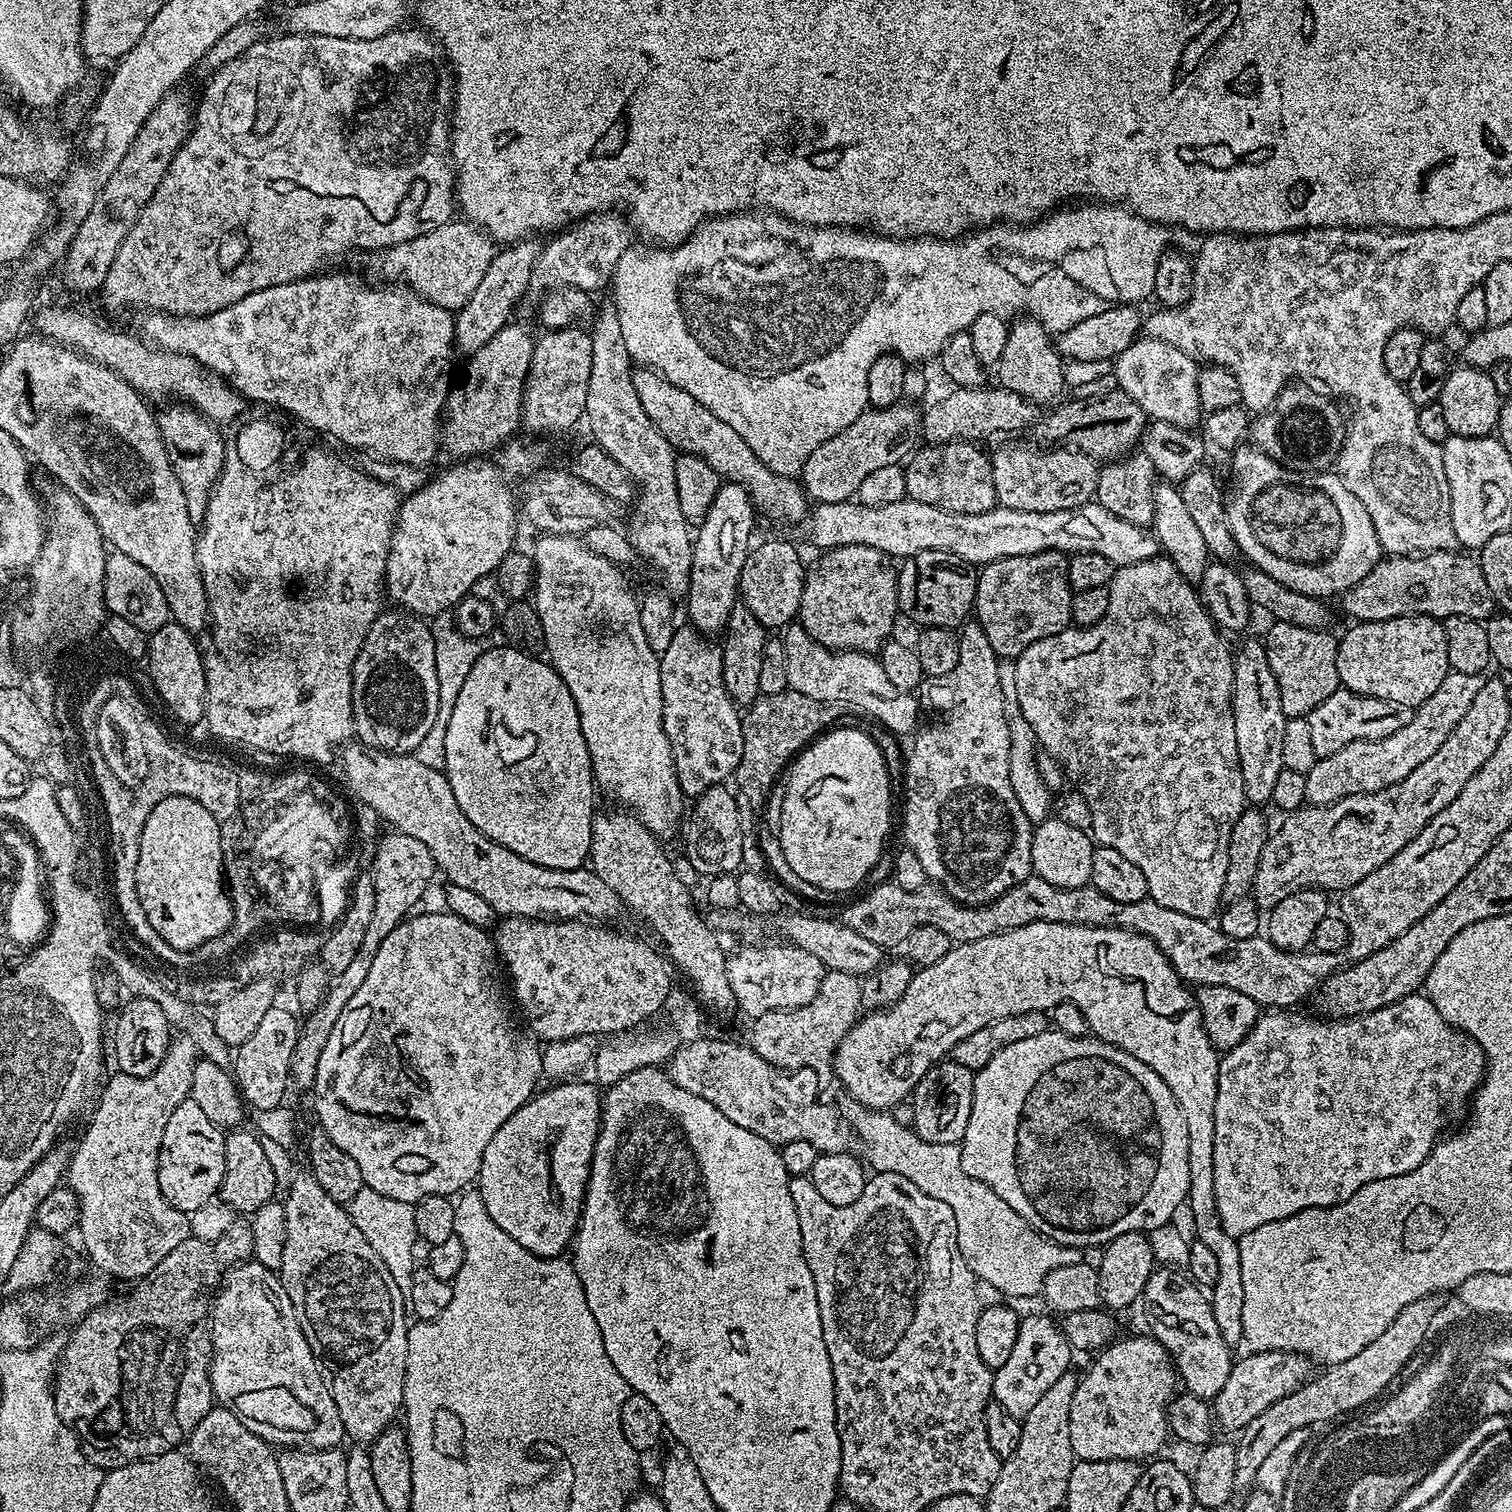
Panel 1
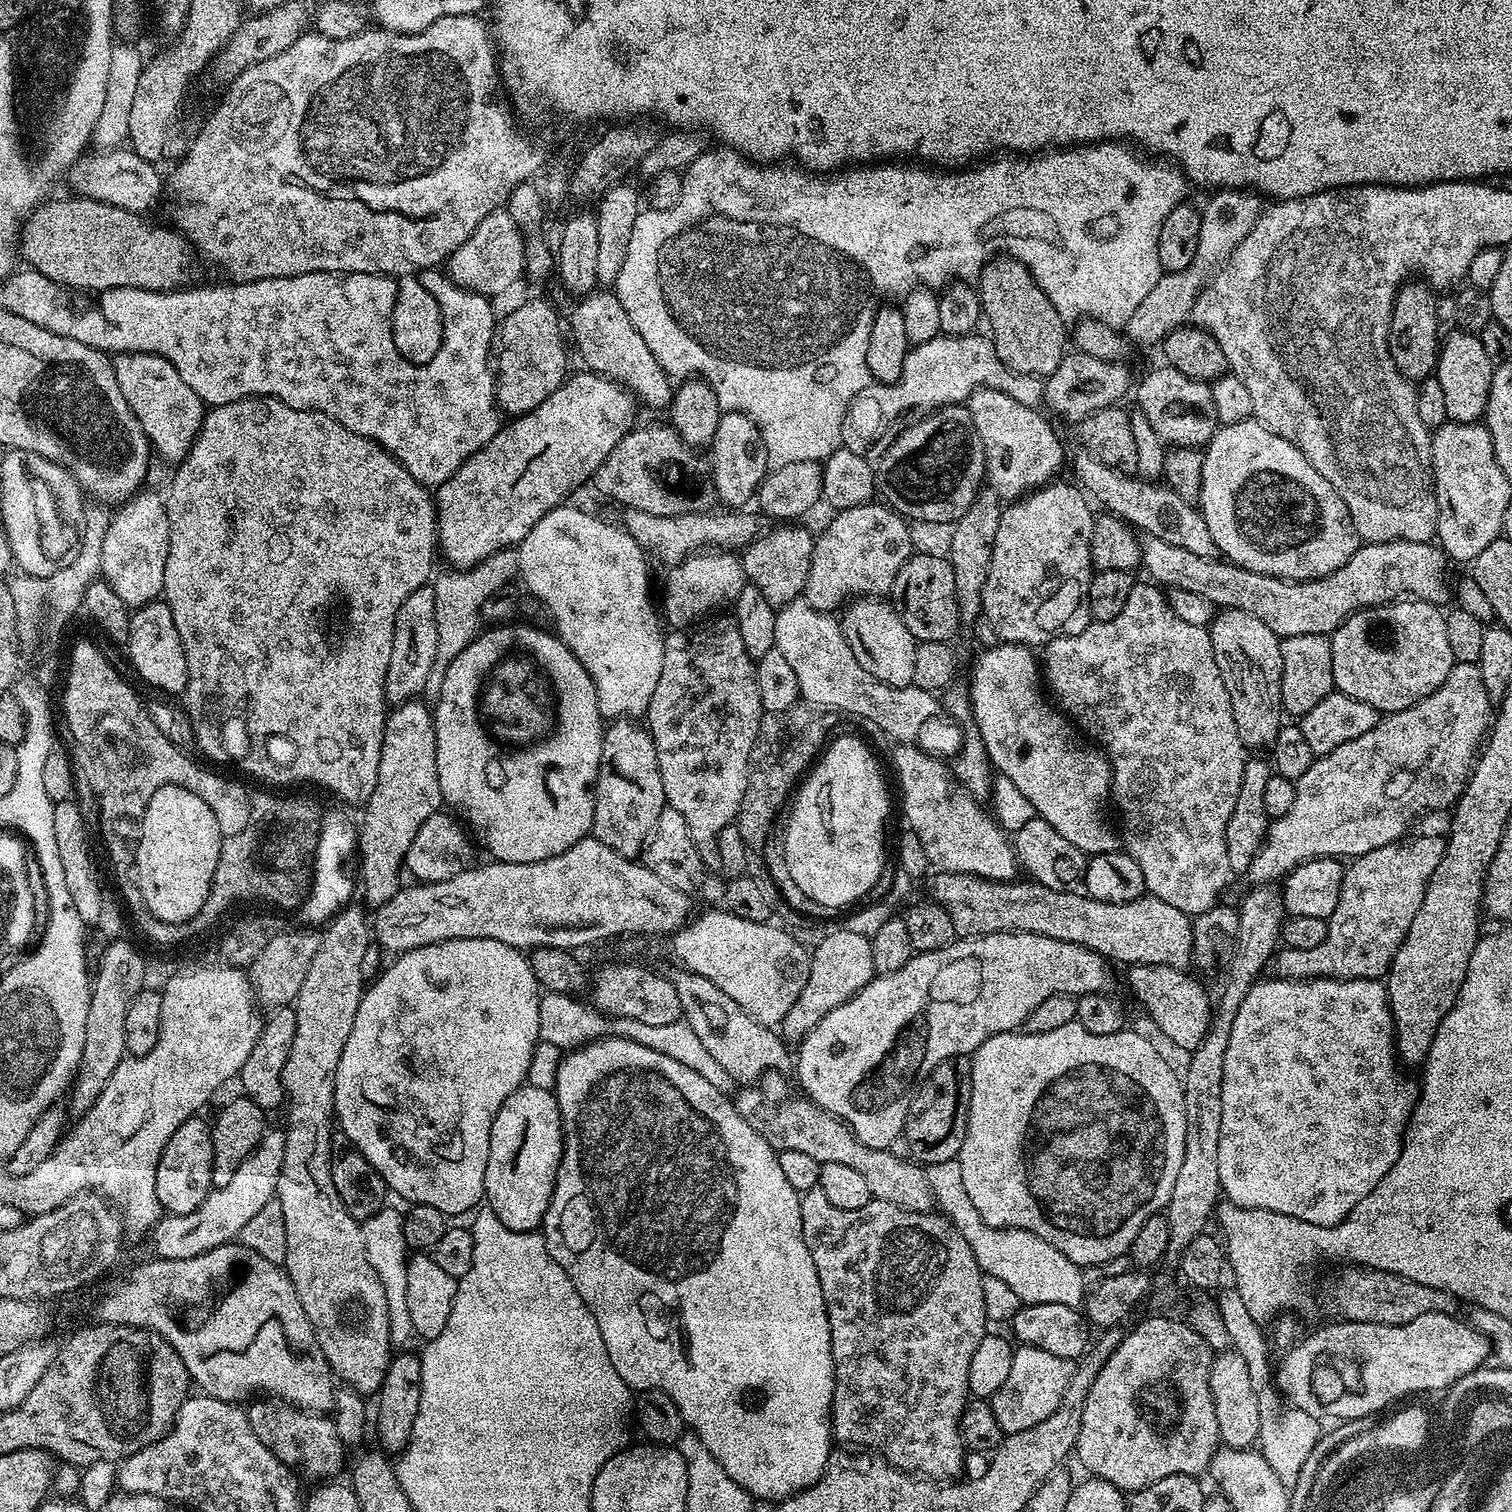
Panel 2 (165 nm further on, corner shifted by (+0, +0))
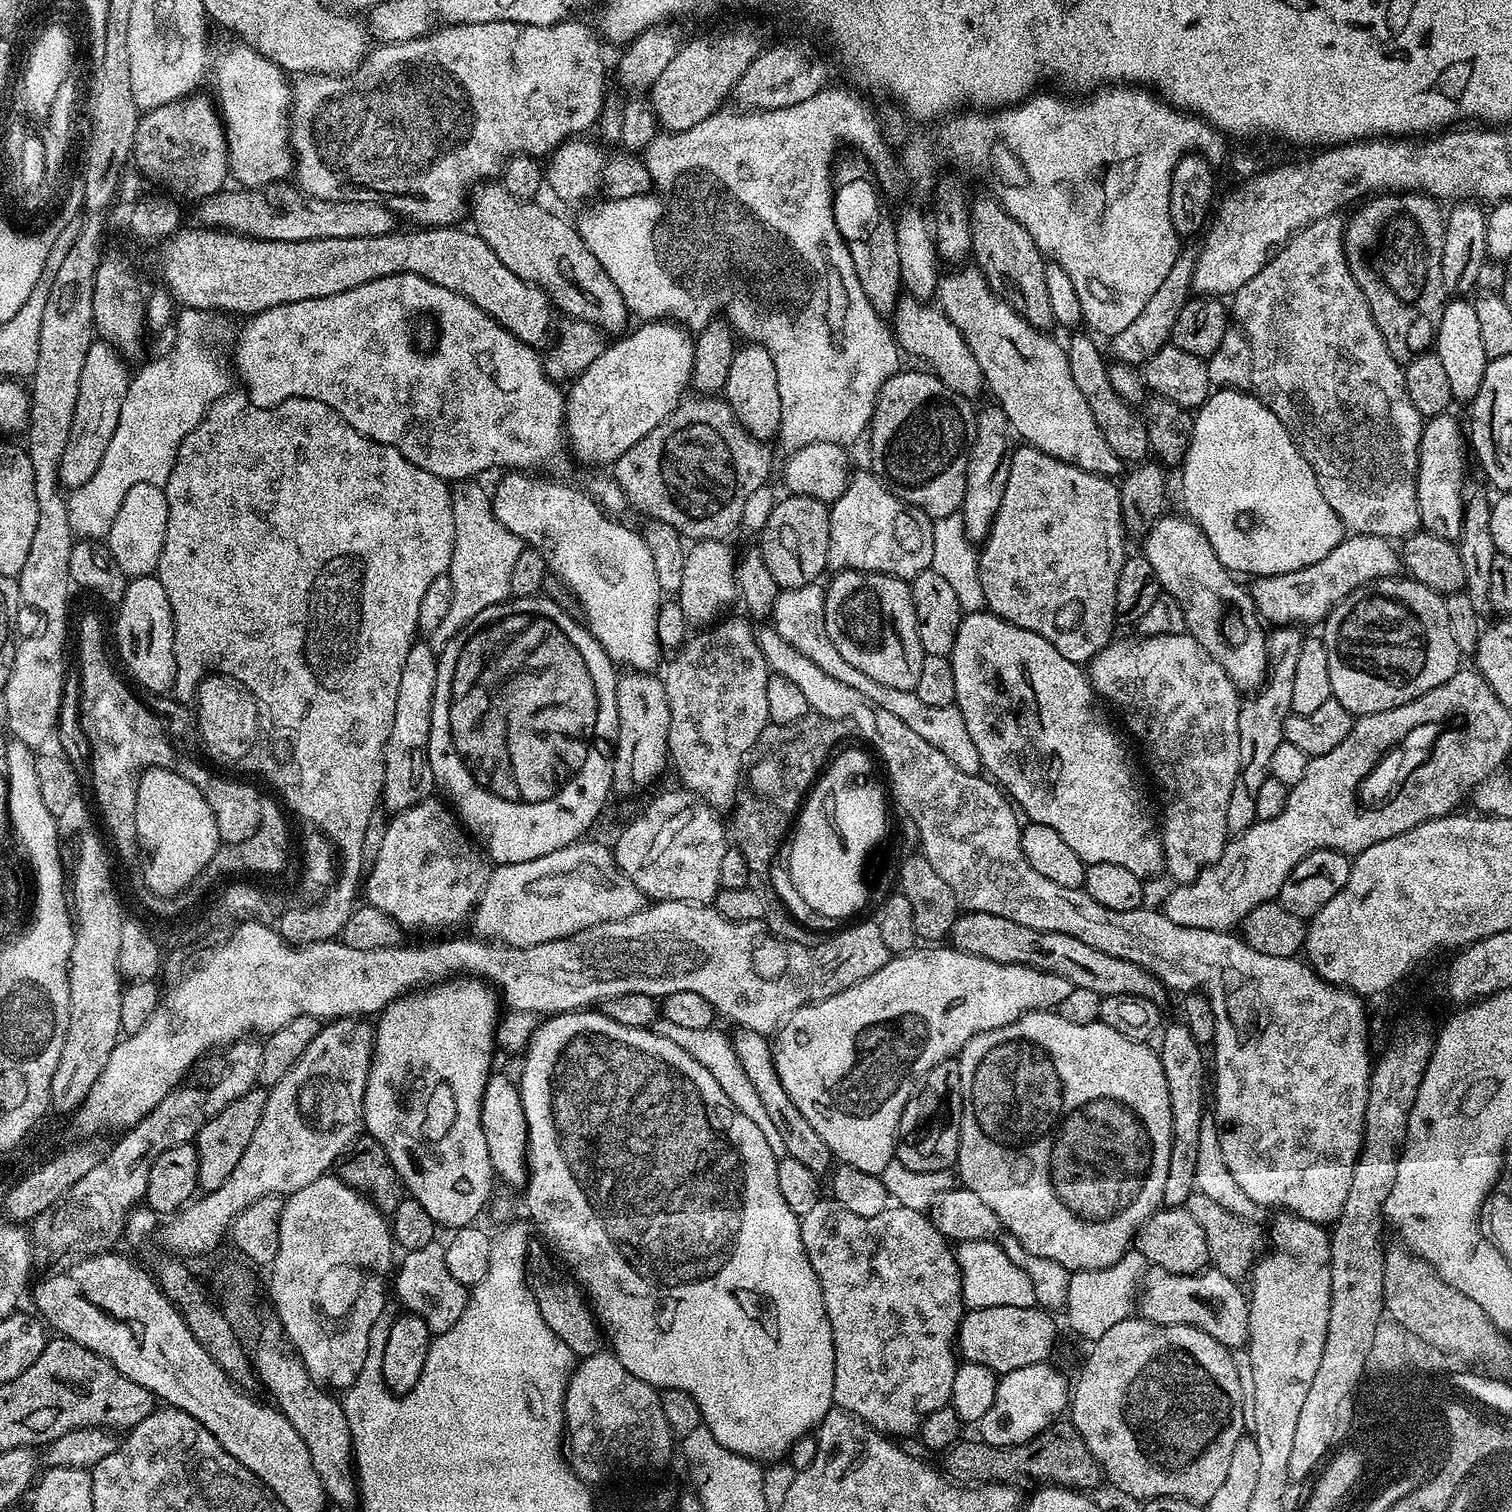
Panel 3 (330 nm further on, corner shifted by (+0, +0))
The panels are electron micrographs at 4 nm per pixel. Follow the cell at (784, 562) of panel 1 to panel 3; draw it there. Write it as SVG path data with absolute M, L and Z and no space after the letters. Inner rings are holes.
M791 494L785 497L785 500L780 498L775 501L771 514L766 518L764 528L758 533L758 539L760 539L758 551L762 562L766 562L766 570L770 570L774 582L782 590L815 584L821 579L820 575L828 568L828 539L830 538L830 518L828 517L830 508L825 501Z

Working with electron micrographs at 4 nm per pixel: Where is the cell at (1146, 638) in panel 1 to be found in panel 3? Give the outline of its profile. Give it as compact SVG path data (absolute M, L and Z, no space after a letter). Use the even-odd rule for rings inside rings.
M1185 633L1162 634L1161 636L1146 636L1136 640L1113 639L1111 644L1103 648L1087 665L1086 671L1093 688L1096 689L1101 701L1109 700L1114 707L1120 708L1128 728L1140 739L1144 752L1148 755L1148 764L1164 791L1164 825L1159 825L1160 841L1164 844L1164 866L1167 875L1173 876L1173 881L1187 882L1198 878L1203 868L1209 868L1224 852L1230 843L1230 833L1226 826L1226 805L1230 803L1230 790L1234 790L1234 778L1238 778L1240 769L1240 743L1238 742L1238 714L1240 713L1241 697L1238 695L1236 683L1228 677L1226 670L1215 660L1211 654L1194 639Z

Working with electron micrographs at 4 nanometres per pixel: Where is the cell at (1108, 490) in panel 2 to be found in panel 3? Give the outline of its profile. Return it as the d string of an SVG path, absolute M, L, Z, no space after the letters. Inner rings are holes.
M960 266L952 271L956 272L945 271L936 283L938 307L947 314L950 322L954 322L954 326L958 326L962 338L966 338L970 354L974 354L978 366L982 366L987 391L989 393L992 391L996 395L993 396L995 403L999 404L1006 414L1009 429L1015 435L1017 432L1024 439L1021 441L1025 445L1038 448L1062 462L1077 464L1082 470L1099 476L1119 477L1122 461L1110 450L1110 442L1106 442L1102 430L1098 430L1098 422L1094 422L1094 414L1090 414L1090 406L1070 374L1070 362L1065 345L1048 336L1052 334L1047 331L1026 322L1026 318L1018 315L1006 301L995 296L979 268Z

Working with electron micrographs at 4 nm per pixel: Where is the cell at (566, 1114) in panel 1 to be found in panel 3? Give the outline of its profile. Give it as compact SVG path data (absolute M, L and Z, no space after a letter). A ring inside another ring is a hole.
M501 1074L489 1076L482 1094L480 1125L486 1136L486 1150L490 1150L493 1173L504 1184L523 1189L528 1183L528 1127L520 1102L520 1089Z

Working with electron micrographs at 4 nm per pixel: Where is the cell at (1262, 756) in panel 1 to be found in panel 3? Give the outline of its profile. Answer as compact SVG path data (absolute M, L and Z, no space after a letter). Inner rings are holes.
M1165 514L1152 523L1142 540L1142 555L1154 566L1161 589L1182 606L1187 635L1194 637L1215 658L1241 693L1251 693L1264 683L1268 674L1265 625L1254 606L1251 591L1245 585L1243 588L1236 581L1239 579L1218 562L1218 554L1214 554L1214 546L1210 546L1202 529L1191 518L1180 516Z

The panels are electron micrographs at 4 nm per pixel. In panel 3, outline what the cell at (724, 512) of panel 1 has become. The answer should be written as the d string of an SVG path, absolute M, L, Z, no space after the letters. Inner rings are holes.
M751 342L737 347L734 362L730 362L730 375L722 393L732 407L732 412L744 429L757 440L767 441L780 430L780 399L778 398L778 374L774 370L774 358L760 344Z

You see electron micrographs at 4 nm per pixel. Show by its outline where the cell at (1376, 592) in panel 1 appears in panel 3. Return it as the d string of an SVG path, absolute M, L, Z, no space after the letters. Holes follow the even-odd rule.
M1348 534L1326 558L1314 562L1314 566L1306 566L1302 570L1294 570L1277 576L1257 576L1251 581L1250 591L1257 613L1272 626L1305 626L1316 624L1328 619L1328 615L1342 603L1354 590L1364 584L1373 584L1376 580L1386 580L1395 577L1401 571L1400 553L1394 547L1393 541L1386 536L1371 536L1370 534Z

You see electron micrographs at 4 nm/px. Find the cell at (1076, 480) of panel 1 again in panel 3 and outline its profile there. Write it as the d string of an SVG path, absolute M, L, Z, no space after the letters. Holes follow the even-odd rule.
M905 295L896 304L896 311L890 317L890 328L894 333L894 339L905 353L917 356L920 360L928 360L927 367L933 376L938 377L946 386L953 388L966 399L975 401L976 395L985 391L986 385L982 366L970 354L970 346L966 338L950 322L950 318L939 307L928 302L915 300L913 296ZM932 307L932 308L931 308Z

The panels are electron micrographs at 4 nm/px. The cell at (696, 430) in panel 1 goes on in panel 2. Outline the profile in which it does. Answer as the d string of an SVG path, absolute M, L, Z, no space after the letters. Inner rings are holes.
M595 290L579 297L575 303L572 308L570 340L575 355L577 352L584 363L581 365L589 372L596 372L607 380L623 384L643 407L645 404L648 408L667 409L672 403L673 381L664 368L658 366L658 358L650 354L650 346L646 346L642 334L634 330L634 322L630 322L630 314L626 314L615 291Z

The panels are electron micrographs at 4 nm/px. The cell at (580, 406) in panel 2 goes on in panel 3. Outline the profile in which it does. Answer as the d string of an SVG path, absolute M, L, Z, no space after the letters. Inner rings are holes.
M667 319L644 322L639 326L641 328L634 329L635 327L633 327L627 334L613 339L616 340L613 344L611 341L611 343L605 346L602 354L598 354L598 358L594 358L594 362L590 362L588 369L581 376L577 376L575 380L571 381L569 388L572 389L567 389L566 399L564 401L566 436L570 441L571 451L575 455L577 453L586 462L592 464L608 464L608 466L615 465L616 460L622 458L622 454L626 454L626 450L630 450L630 446L634 446L634 442L646 438L646 434L650 434L650 430L654 430L654 426L658 426L658 422L662 422L668 417L680 404L680 401L685 399L687 392L684 391L689 391L692 367L694 366L694 340L690 335L689 329L681 326L679 323L669 322Z

